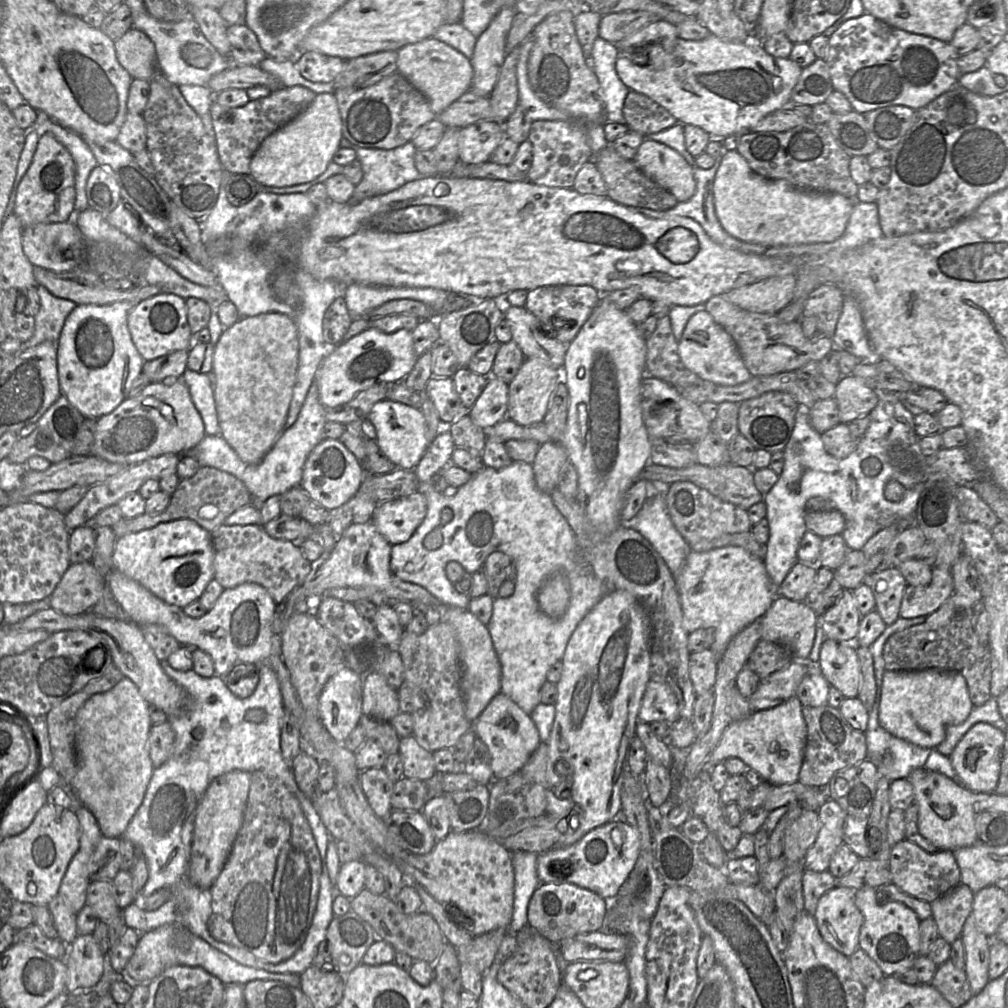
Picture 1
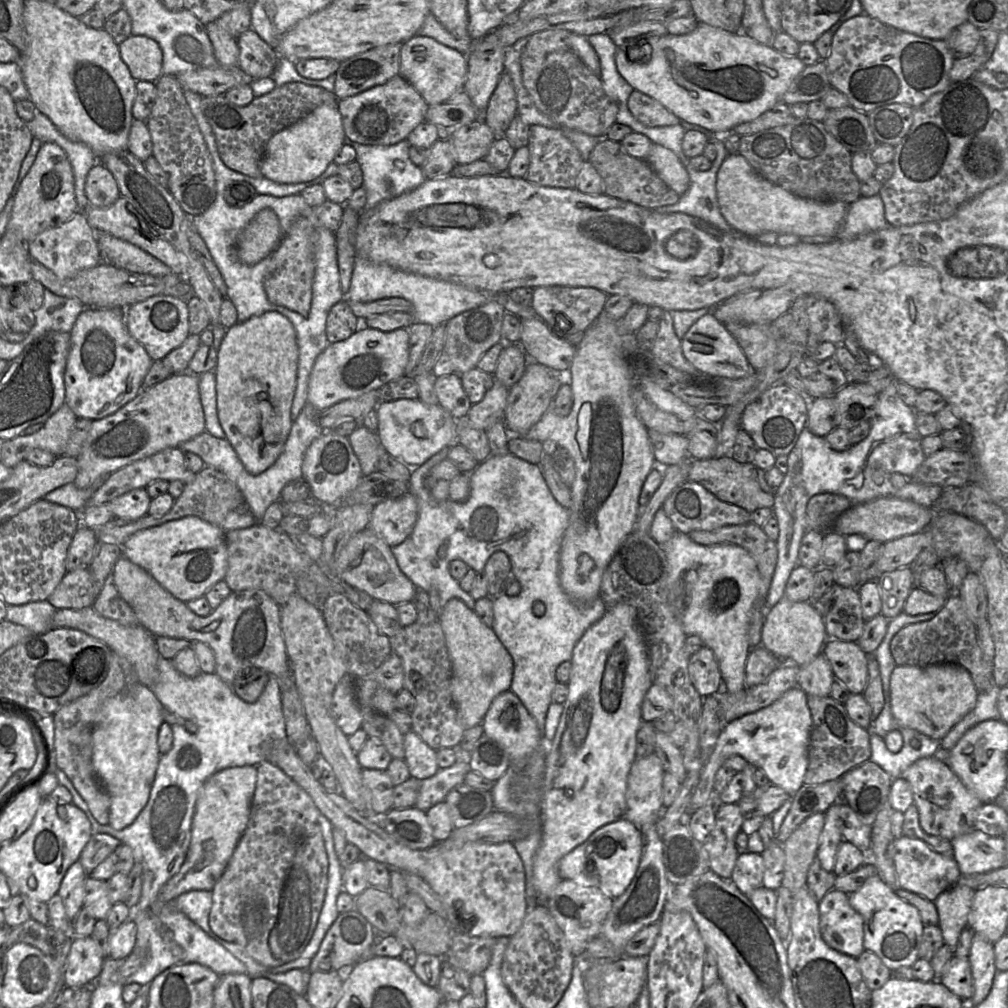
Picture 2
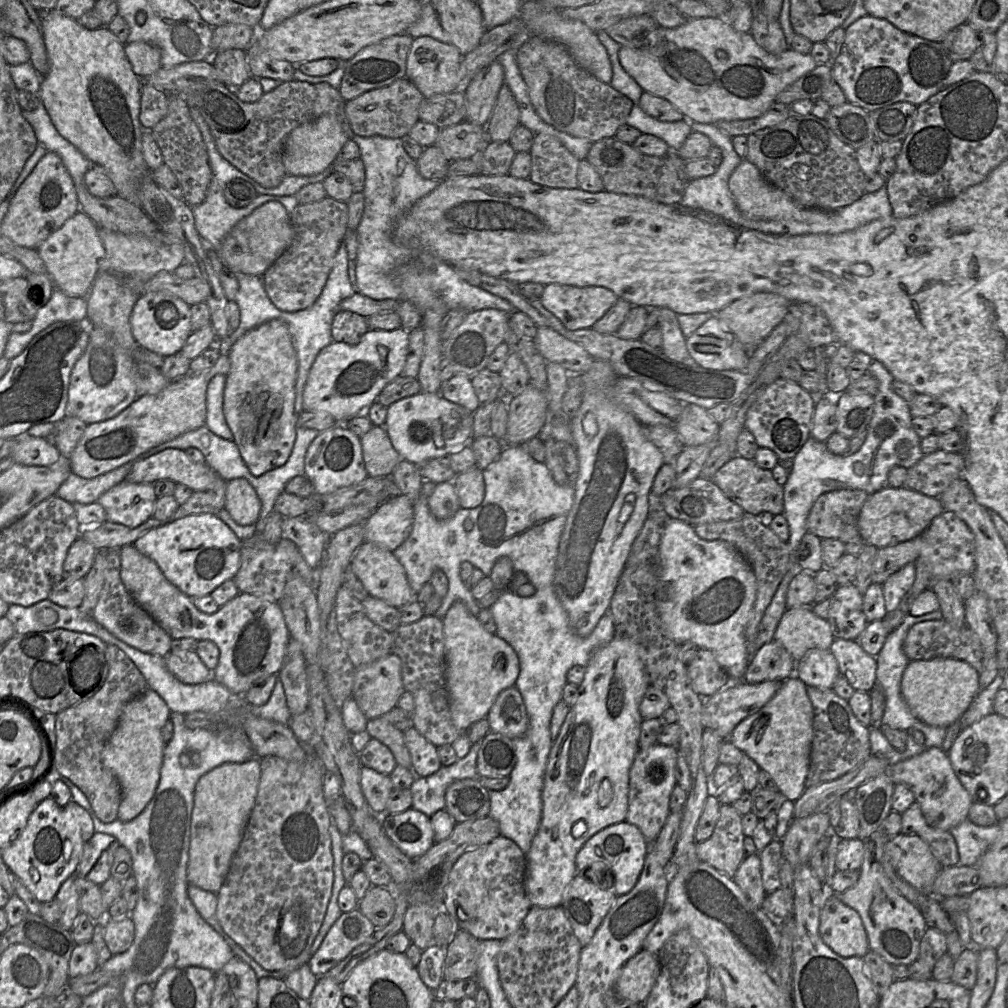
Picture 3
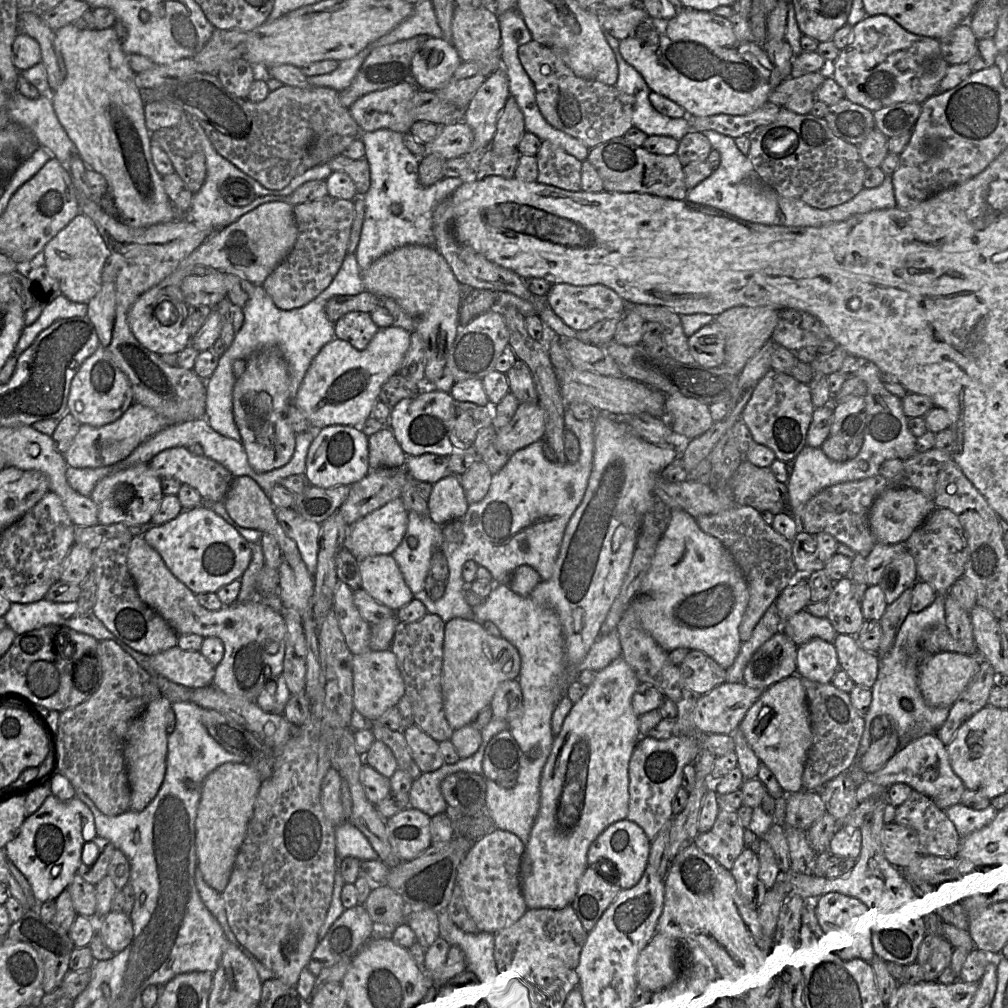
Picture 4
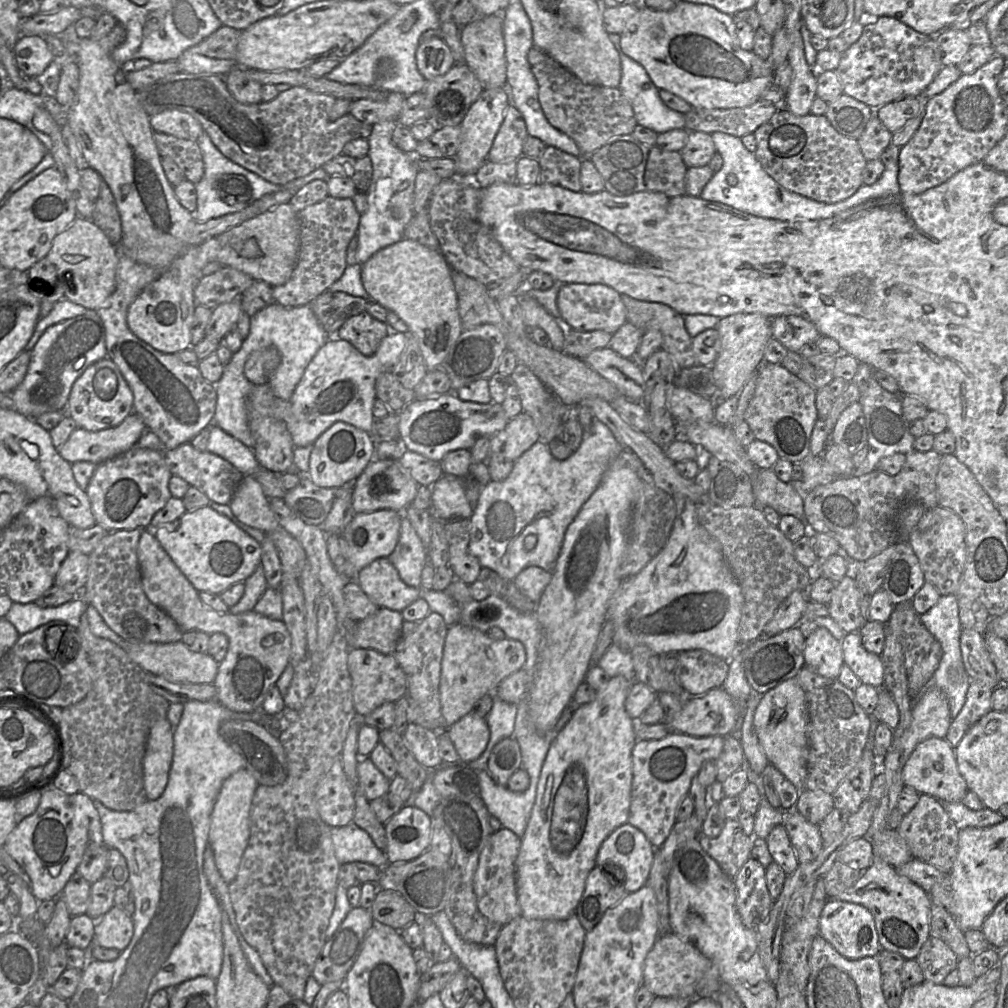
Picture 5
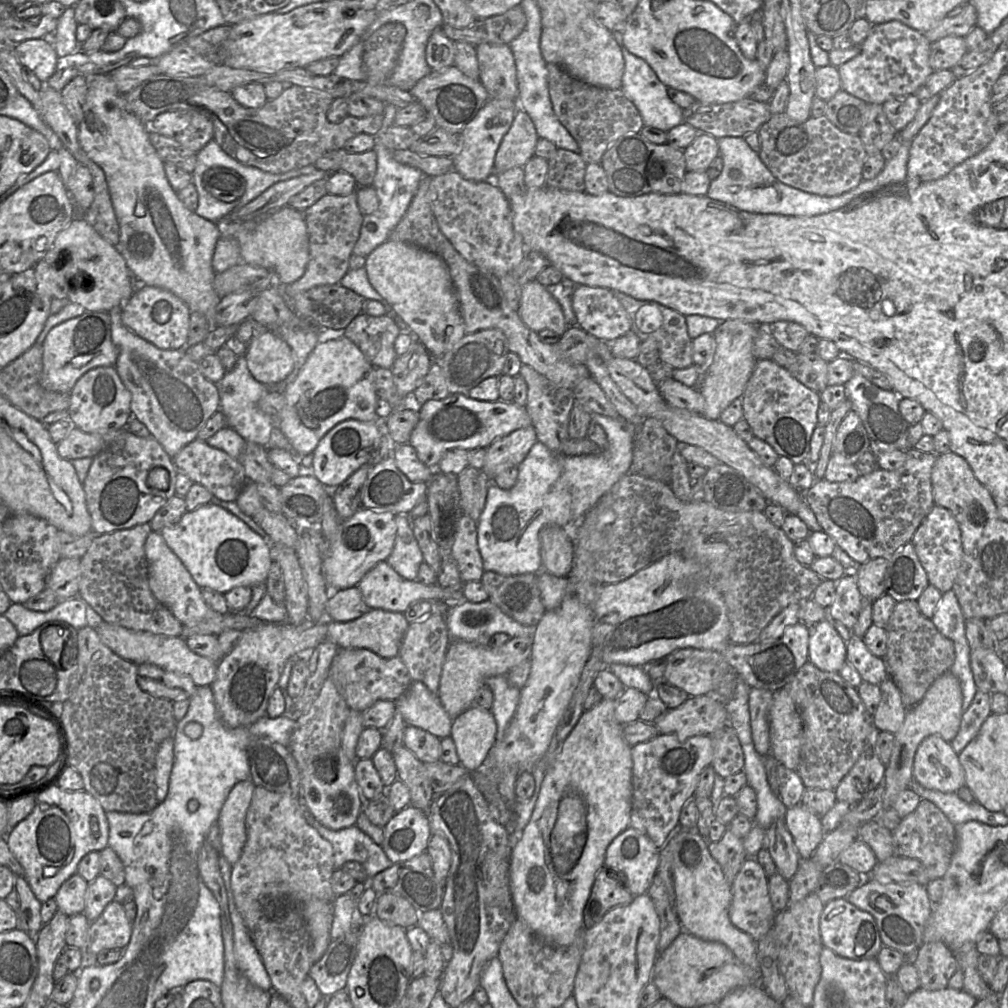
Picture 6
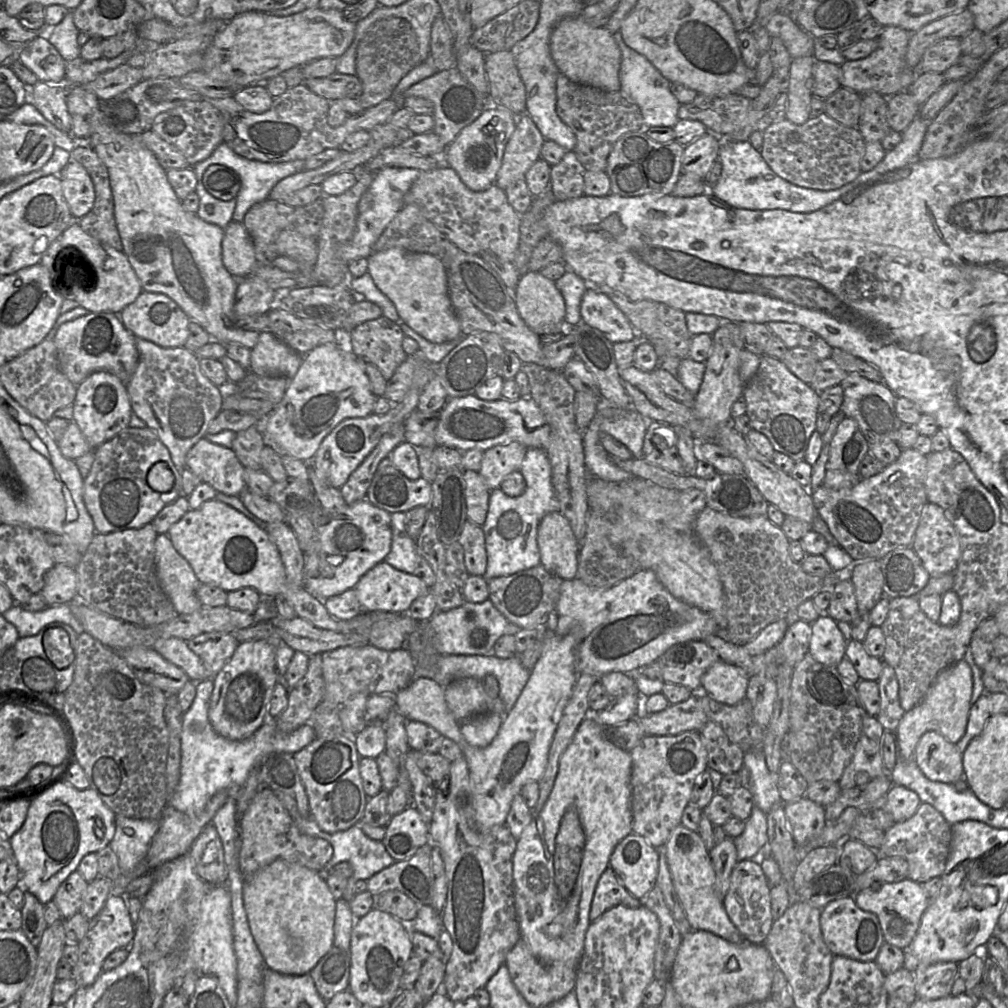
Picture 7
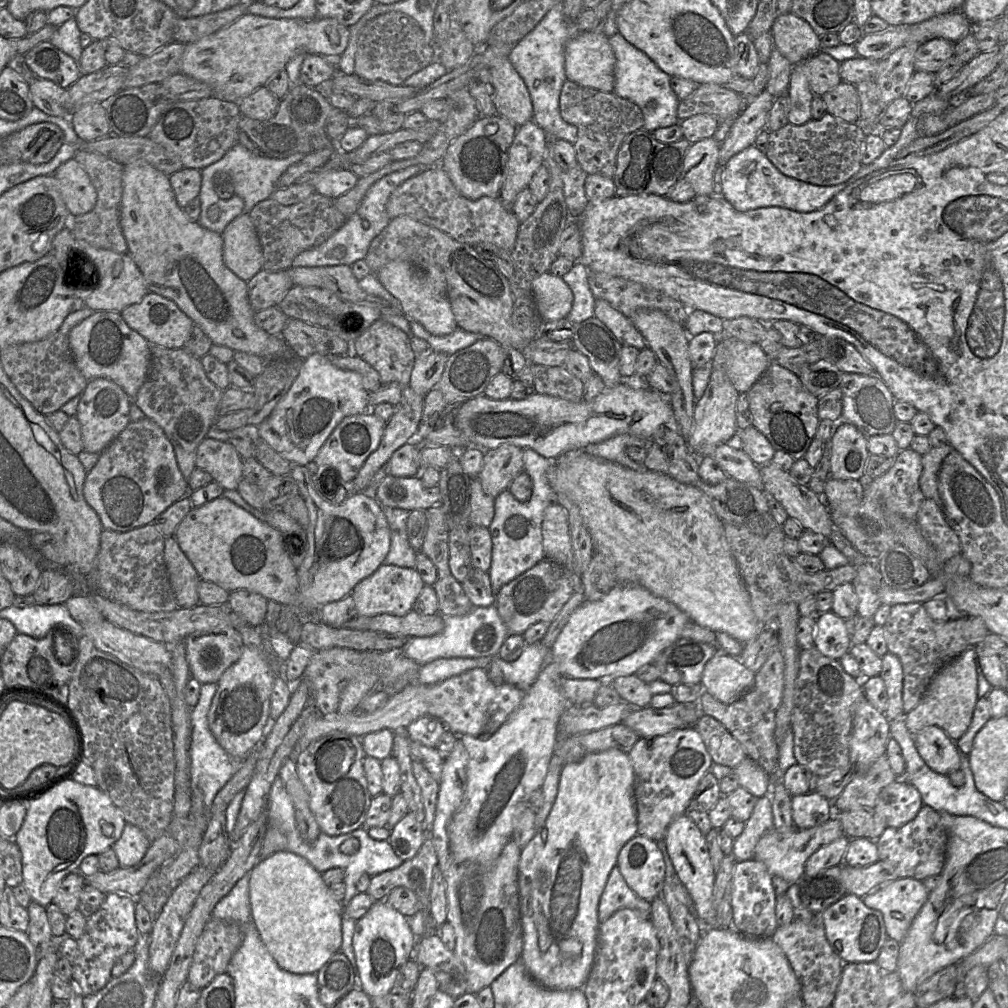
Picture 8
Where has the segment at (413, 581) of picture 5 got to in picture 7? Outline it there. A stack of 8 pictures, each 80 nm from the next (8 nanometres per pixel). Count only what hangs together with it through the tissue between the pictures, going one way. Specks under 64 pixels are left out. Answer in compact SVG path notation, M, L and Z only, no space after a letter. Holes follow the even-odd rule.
M391 513L392 544L391 549L384 562L395 569L415 574L419 565L421 555L416 541L407 533L405 526L405 513Z

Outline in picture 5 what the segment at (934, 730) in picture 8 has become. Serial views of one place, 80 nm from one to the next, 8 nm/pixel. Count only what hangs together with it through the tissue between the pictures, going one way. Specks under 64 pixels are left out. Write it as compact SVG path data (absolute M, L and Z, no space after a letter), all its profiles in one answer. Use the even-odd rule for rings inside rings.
M929 737L920 742L903 767L902 781L919 794L930 795L941 802L962 802L968 791L957 767L954 748L945 738Z

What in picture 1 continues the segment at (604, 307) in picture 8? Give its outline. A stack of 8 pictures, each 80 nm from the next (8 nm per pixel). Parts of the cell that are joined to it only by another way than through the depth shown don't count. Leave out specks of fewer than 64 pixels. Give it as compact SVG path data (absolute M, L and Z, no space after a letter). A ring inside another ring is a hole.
M590 285L541 286L528 291L525 308L540 324L540 330L558 341L569 344L599 303L601 293Z

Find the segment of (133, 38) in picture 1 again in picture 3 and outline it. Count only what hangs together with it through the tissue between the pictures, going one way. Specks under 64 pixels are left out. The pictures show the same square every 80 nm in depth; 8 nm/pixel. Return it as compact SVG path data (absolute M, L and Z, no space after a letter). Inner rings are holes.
M142 41L126 43L124 52L133 72L140 79L147 78L162 67L161 51L152 44Z

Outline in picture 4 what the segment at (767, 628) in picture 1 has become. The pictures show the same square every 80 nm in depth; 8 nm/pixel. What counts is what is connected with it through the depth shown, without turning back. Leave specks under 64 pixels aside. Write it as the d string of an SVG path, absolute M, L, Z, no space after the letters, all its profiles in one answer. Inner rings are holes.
M806 609L787 619L781 629L798 647L814 638L833 643L838 633L830 621L811 615Z

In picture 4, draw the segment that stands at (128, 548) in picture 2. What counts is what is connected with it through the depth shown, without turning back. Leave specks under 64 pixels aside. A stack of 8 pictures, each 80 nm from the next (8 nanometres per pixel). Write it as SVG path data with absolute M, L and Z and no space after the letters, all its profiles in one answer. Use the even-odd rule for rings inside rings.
M209 505L183 510L166 523L150 525L144 529L142 536L161 556L170 572L195 595L215 593L233 580L239 580L252 554L251 543L217 515Z

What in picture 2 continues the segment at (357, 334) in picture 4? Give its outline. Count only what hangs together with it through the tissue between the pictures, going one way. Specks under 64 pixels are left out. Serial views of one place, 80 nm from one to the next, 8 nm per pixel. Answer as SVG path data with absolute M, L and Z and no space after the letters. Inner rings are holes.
M346 298L336 303L326 320L328 344L344 341L358 331L358 318L351 310Z

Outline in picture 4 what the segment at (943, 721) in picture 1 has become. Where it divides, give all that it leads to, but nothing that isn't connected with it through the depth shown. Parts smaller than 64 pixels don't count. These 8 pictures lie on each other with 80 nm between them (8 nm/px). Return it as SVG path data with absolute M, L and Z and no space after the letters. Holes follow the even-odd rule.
M940 652L926 656L918 666L918 684L927 704L936 708L951 707L978 673L980 663L980 655Z

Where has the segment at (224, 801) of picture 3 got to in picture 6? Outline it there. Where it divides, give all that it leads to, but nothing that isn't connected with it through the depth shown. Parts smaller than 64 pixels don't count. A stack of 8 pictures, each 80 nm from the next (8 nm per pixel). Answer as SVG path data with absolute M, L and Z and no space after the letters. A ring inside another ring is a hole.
M251 779L236 783L216 820L220 830L220 856L231 866L239 860L246 843L246 814L256 787Z

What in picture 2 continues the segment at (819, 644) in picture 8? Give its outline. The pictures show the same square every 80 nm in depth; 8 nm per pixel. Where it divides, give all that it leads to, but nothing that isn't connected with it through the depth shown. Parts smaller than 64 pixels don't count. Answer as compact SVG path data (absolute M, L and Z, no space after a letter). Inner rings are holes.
M821 653L808 664L799 667L796 685L806 695L826 697L830 695L834 679L831 665L823 653Z

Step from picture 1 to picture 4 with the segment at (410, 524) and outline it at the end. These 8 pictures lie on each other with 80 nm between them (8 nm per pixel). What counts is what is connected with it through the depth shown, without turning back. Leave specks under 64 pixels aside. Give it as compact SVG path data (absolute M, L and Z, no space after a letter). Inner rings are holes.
M396 498L350 526L344 542L355 558L361 560L379 554L391 555L401 543L408 526L409 511L402 498Z

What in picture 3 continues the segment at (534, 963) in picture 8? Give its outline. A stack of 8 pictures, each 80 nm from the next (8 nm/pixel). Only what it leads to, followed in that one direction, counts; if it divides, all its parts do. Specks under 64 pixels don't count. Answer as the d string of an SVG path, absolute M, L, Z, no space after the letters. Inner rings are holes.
M619 635L596 649L585 669L579 697L552 743L543 780L541 822L526 854L524 886L532 907L560 907L564 892L577 875L575 860L580 849L599 831L625 821L627 815L629 771L639 751L643 720L639 704L650 682L635 645Z

